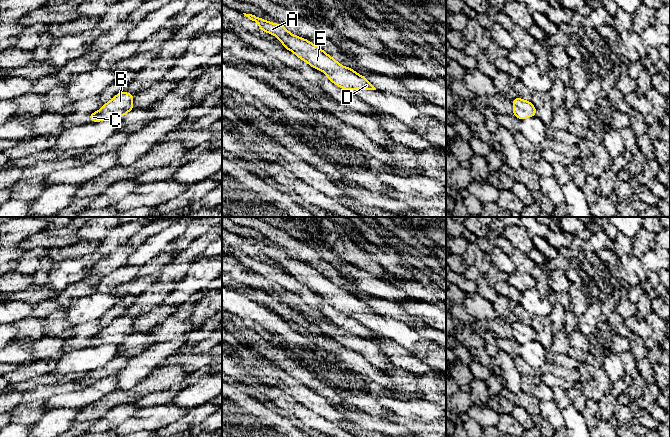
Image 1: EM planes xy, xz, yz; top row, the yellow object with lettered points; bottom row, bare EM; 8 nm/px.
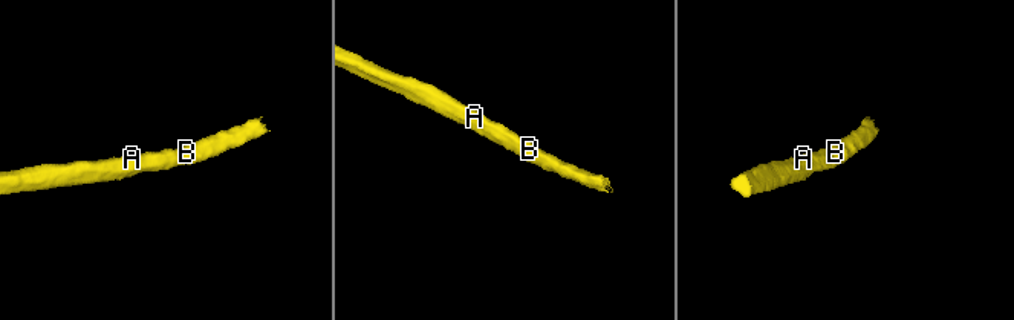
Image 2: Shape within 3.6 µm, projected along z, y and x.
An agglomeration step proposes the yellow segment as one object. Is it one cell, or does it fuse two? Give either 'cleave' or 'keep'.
keep

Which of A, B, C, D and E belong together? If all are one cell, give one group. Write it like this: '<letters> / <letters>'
A B C D E

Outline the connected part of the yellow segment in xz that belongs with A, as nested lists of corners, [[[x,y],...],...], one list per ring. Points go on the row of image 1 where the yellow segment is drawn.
[[[243,13],[250,20],[259,24],[259,30],[276,36],[283,47],[293,52],[312,68],[324,72],[327,79],[346,91],[364,89],[376,90],[366,77],[356,73],[351,67],[344,67],[322,48],[305,38],[291,34],[281,24],[266,21],[258,16]]]

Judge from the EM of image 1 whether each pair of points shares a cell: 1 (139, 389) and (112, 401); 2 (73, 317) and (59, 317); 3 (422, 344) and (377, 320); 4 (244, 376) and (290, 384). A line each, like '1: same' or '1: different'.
1: same
2: different
3: same
4: different

